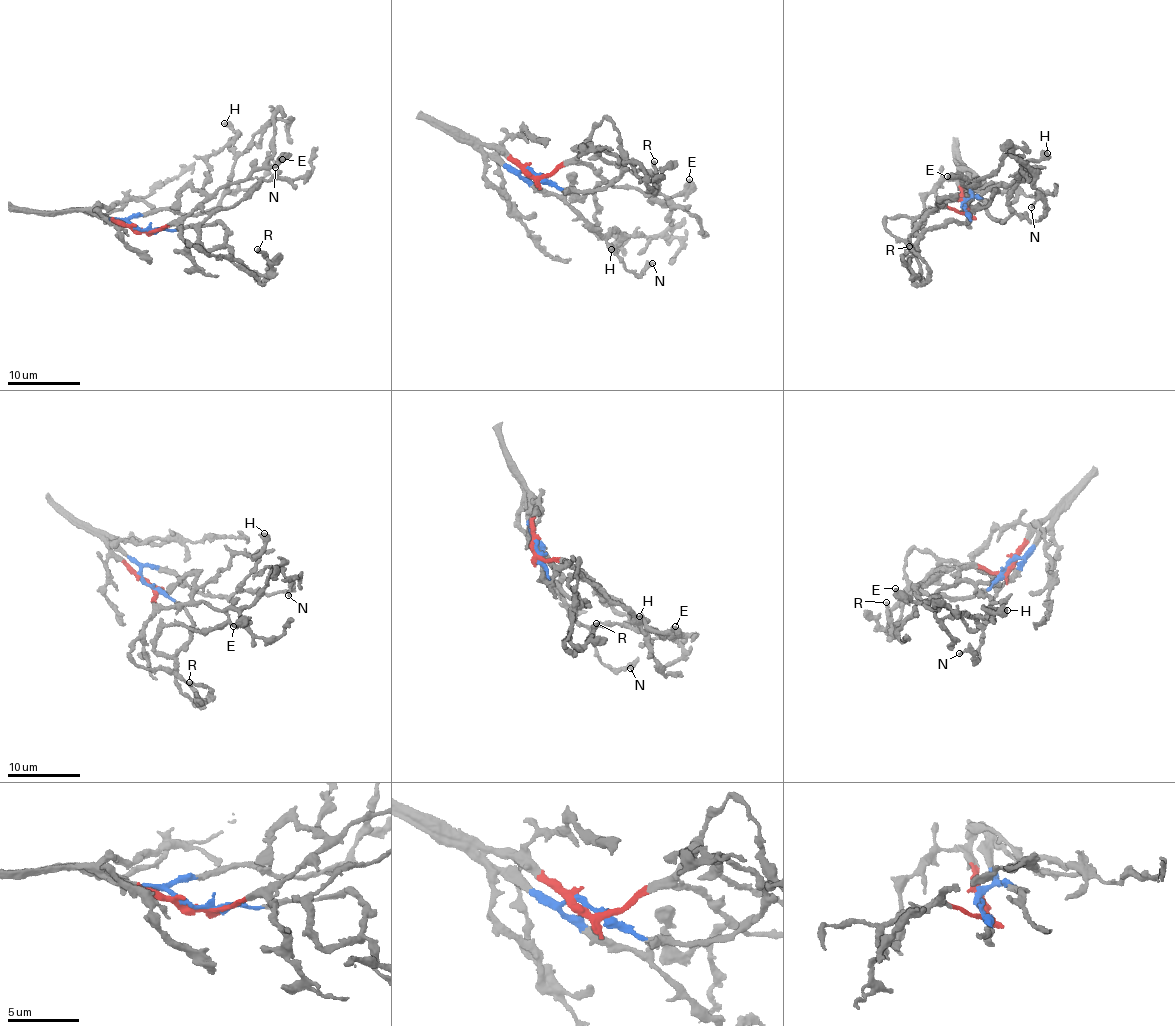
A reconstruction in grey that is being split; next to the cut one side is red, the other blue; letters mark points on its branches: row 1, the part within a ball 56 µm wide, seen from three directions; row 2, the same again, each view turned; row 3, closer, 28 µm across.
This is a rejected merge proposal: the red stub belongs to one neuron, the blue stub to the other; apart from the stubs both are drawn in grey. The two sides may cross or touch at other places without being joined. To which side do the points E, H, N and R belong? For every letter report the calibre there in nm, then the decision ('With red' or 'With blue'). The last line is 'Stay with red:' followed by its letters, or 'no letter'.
E: Thickness 480 nm. With red
H: Thickness 600 nm. With red
N: Thickness 220 nm. With blue
R: Thickness 340 nm. With blue
Stay with red: E, H

